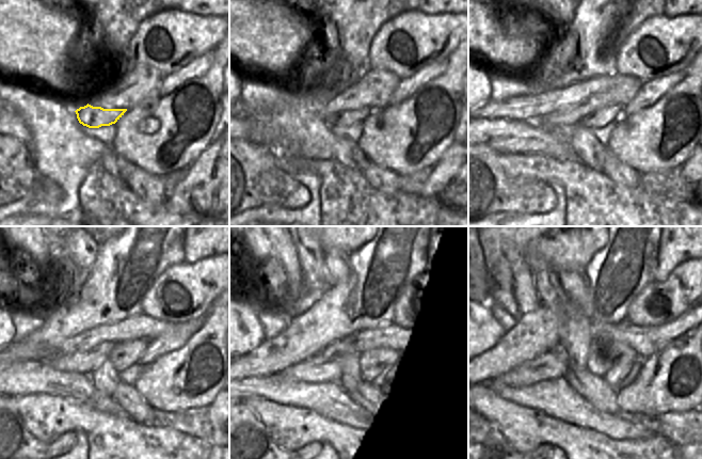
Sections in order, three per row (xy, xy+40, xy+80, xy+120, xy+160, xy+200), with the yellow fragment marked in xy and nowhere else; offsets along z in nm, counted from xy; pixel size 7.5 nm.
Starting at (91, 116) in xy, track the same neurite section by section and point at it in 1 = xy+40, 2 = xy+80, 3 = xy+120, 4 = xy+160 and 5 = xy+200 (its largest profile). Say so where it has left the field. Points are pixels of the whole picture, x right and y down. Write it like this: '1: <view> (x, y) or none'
1: xy+40 (356, 116)
2: xy+80 (605, 115)
3: xy+120 (127, 353)
4: xy+160 (372, 365)
5: xy+200 (605, 352)

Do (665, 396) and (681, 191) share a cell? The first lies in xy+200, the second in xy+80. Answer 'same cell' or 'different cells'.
different cells

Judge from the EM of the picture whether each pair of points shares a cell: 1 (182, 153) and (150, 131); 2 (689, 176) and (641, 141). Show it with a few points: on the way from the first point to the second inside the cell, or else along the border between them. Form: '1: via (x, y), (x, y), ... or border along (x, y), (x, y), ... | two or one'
1: via (175, 145), (164, 135), (158, 135) | one
2: border along (690, 154), (677, 168) | two

